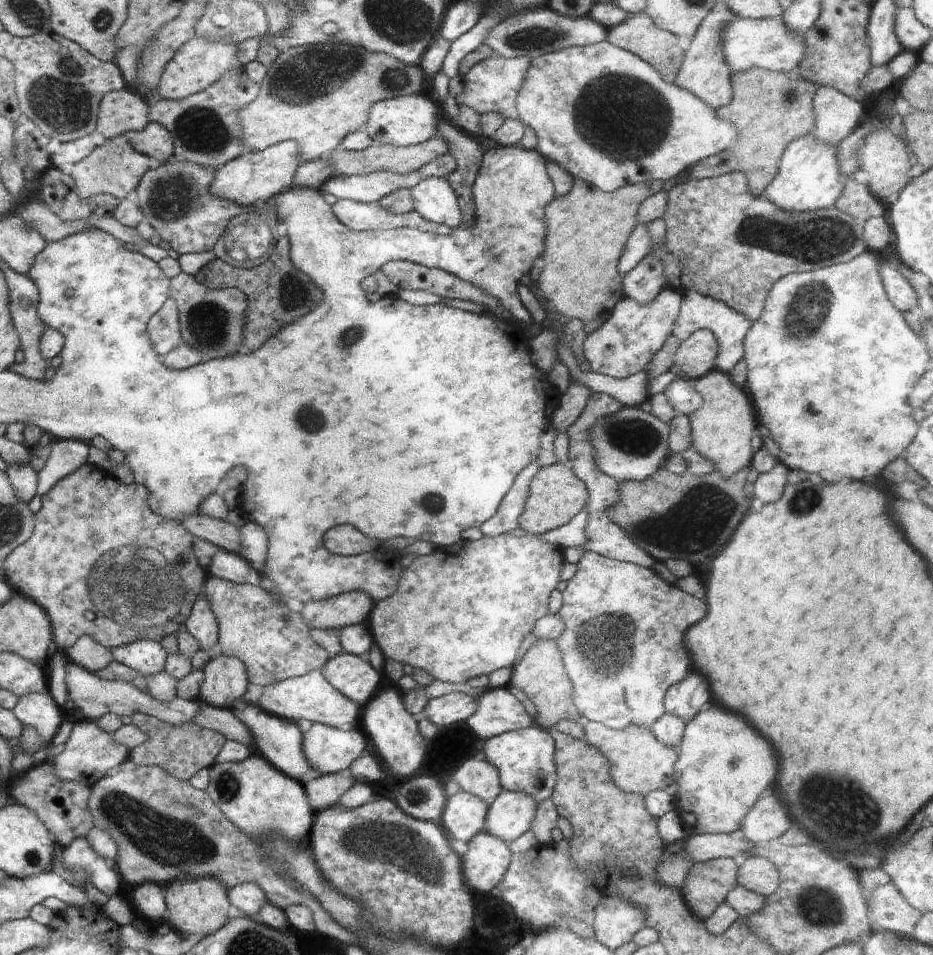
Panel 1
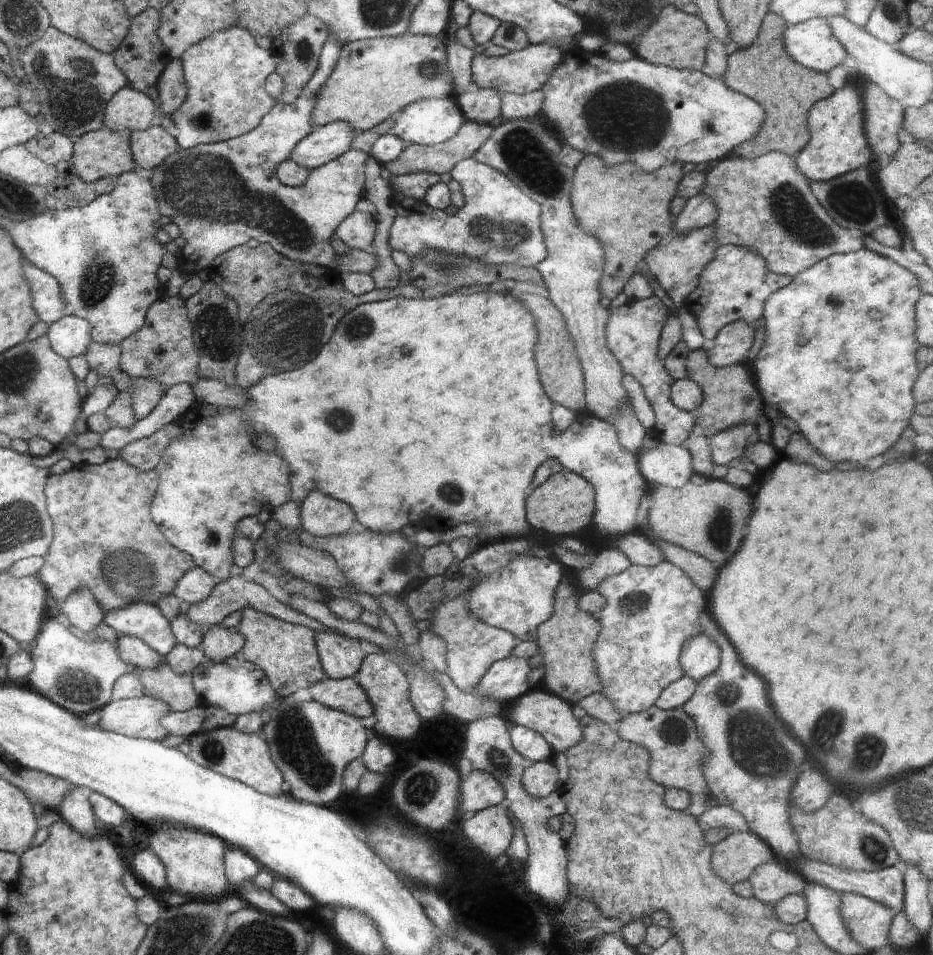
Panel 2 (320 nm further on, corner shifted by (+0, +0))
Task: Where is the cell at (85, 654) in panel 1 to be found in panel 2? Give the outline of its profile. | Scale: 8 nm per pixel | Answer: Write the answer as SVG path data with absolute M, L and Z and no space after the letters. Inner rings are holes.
M89 586L75 588L66 600L59 604L58 610L66 614L76 633L86 637L103 621L105 615Z

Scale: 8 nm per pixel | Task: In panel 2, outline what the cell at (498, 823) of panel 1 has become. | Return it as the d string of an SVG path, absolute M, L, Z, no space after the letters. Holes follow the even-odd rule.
M551 760L531 763L521 778L525 792L539 799L556 794L556 780L558 780L558 769Z

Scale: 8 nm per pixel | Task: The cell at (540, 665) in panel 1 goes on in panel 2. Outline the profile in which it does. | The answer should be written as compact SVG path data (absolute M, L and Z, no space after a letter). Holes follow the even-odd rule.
M565 572L555 594L555 609L552 616L537 628L537 645L544 657L546 689L572 706L592 693L601 692L601 678L593 661L593 646L601 624L593 614L579 607L580 586L574 574Z

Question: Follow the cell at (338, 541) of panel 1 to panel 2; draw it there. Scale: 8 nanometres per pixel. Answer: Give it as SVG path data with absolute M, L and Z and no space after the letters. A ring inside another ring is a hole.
M310 493L300 506L303 530L317 537L339 537L357 527L357 516L346 502Z

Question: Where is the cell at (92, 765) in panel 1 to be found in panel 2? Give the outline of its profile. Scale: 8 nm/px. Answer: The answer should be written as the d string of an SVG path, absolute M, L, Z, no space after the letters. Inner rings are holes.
M143 693L136 698L109 702L100 711L98 726L127 737L164 741L169 732L161 723L161 718L170 712L170 705L163 700Z

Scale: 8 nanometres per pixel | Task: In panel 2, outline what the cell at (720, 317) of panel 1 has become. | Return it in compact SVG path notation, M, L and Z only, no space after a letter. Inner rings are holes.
M720 245L714 258L701 274L696 291L692 291L683 306L695 315L699 328L707 343L712 342L723 326L734 321L752 324L763 316L765 300L786 286L792 276L768 270L761 254L742 245Z

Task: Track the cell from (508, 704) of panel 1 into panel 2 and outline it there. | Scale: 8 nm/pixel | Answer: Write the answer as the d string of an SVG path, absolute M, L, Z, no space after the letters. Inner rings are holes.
M531 690L518 699L510 702L509 712L505 715L509 726L522 725L539 732L552 751L566 754L583 738L583 730L578 719L572 713L572 704L548 690Z

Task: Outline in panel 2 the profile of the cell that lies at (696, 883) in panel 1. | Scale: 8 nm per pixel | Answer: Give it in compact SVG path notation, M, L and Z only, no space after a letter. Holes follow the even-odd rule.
M748 829L733 830L713 844L711 869L730 886L745 881L757 866L776 860L767 841Z

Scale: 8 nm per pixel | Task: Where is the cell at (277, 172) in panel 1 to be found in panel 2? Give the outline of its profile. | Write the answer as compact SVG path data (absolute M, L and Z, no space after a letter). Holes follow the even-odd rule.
M336 121L316 127L294 146L288 159L307 170L325 165L351 149L355 134L349 122Z

